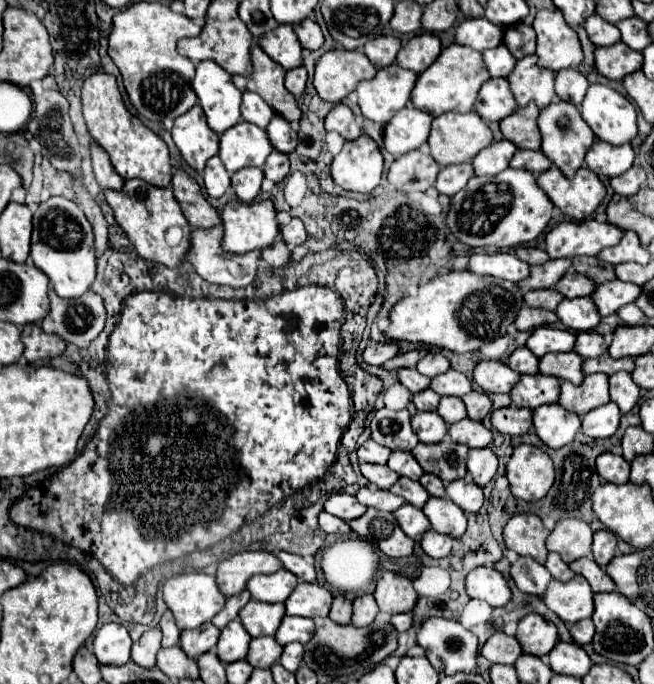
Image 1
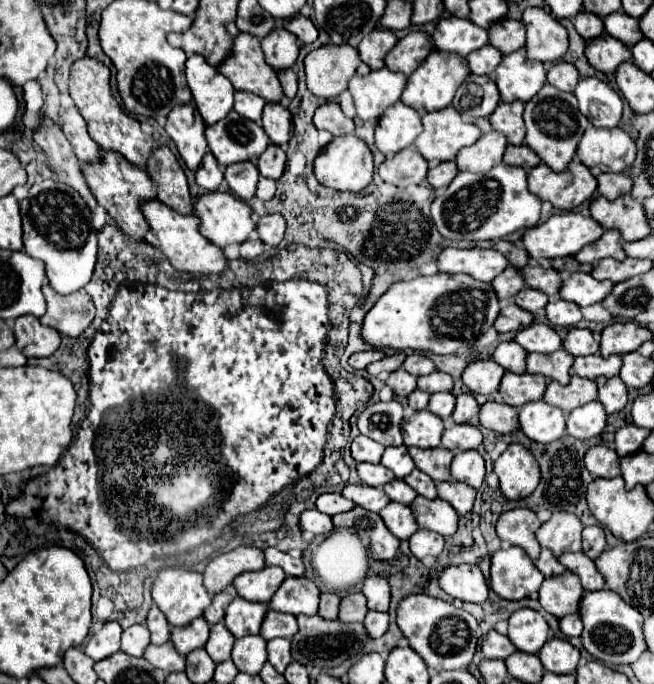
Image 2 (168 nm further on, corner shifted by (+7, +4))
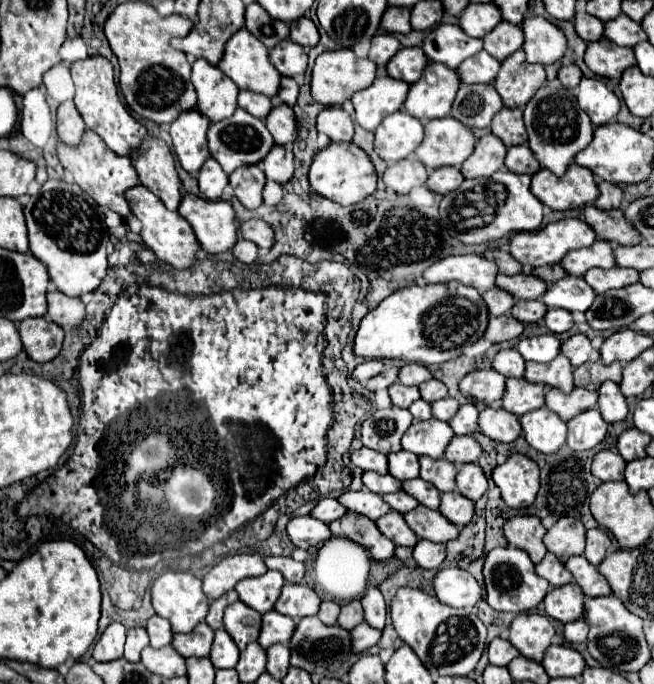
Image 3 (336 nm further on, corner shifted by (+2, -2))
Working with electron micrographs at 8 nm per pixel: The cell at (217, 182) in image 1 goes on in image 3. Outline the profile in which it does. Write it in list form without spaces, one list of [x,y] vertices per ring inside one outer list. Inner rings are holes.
[[[207,159],[203,169],[199,171],[199,189],[207,199],[219,199],[225,185],[229,183],[227,173],[223,173],[221,165],[215,159]]]

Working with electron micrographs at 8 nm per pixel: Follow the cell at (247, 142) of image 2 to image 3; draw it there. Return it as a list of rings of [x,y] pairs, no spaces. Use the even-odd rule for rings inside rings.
[[[237,109],[229,119],[223,119],[219,123],[213,123],[209,127],[209,151],[211,151],[211,157],[215,161],[219,161],[219,165],[223,167],[223,171],[229,175],[233,173],[237,167],[243,167],[243,165],[255,165],[259,161],[265,159],[265,155],[271,151],[271,147],[275,145],[273,143],[273,137],[271,133],[267,131],[265,123],[261,119],[255,119],[251,117],[249,113],[245,113],[243,109]]]

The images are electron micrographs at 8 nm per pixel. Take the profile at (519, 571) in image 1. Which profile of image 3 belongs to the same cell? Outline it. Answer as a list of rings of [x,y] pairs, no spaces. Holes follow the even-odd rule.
[[[515,547],[491,549],[485,557],[483,575],[485,575],[485,587],[487,587],[487,603],[495,611],[523,613],[523,611],[535,609],[549,591],[549,581],[539,577],[535,573],[535,565],[527,557],[527,553],[521,549],[515,549]]]

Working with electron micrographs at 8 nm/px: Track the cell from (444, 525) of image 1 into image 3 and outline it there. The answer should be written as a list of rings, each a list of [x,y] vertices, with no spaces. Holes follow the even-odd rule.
[[[423,505],[409,511],[405,521],[419,539],[429,539],[433,543],[447,543],[459,535],[459,527],[455,523],[447,521],[447,517],[443,517],[439,511],[427,509]]]

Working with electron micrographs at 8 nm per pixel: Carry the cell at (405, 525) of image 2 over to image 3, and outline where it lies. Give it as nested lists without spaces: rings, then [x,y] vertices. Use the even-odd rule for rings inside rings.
[[[389,511],[381,519],[377,519],[375,523],[385,533],[385,537],[389,537],[395,545],[415,547],[417,541],[419,541],[419,537],[409,529],[405,517],[401,513],[397,513],[397,511]]]

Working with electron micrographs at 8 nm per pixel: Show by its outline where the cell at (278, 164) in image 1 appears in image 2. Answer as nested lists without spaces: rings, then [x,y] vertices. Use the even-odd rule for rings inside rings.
[[[270,143],[270,147],[266,147],[266,151],[258,157],[256,165],[258,165],[262,177],[280,179],[280,175],[284,173],[284,167],[286,167],[286,153],[282,147]]]

